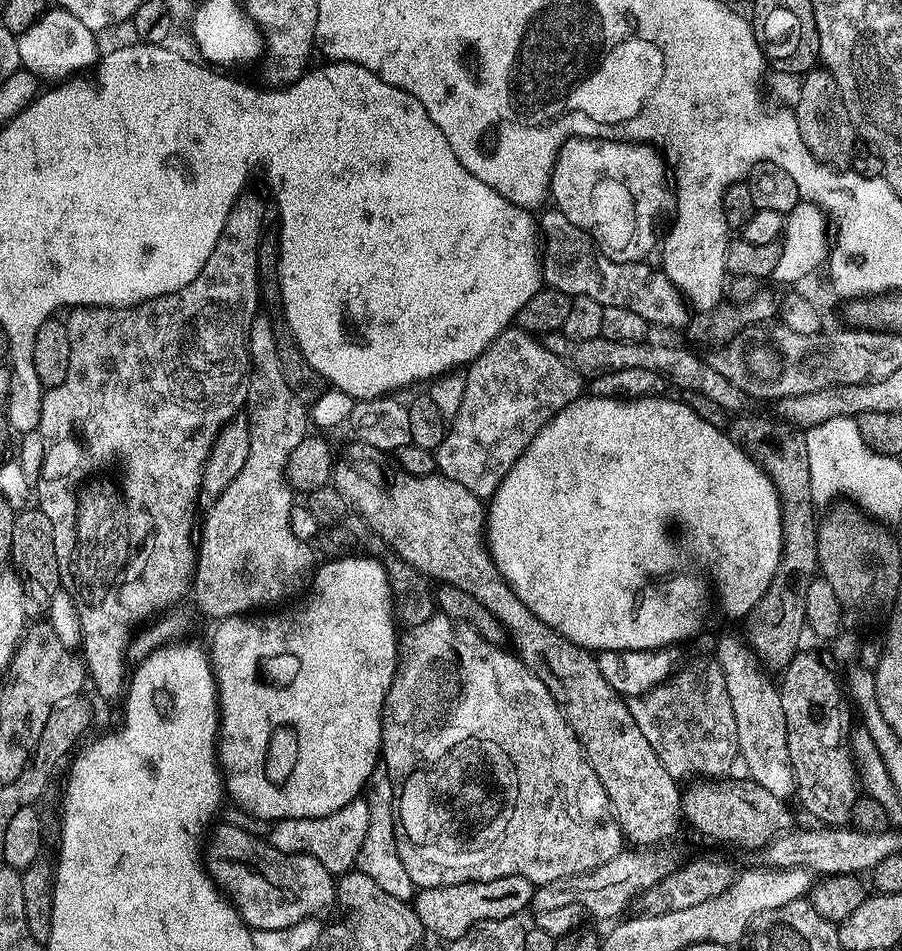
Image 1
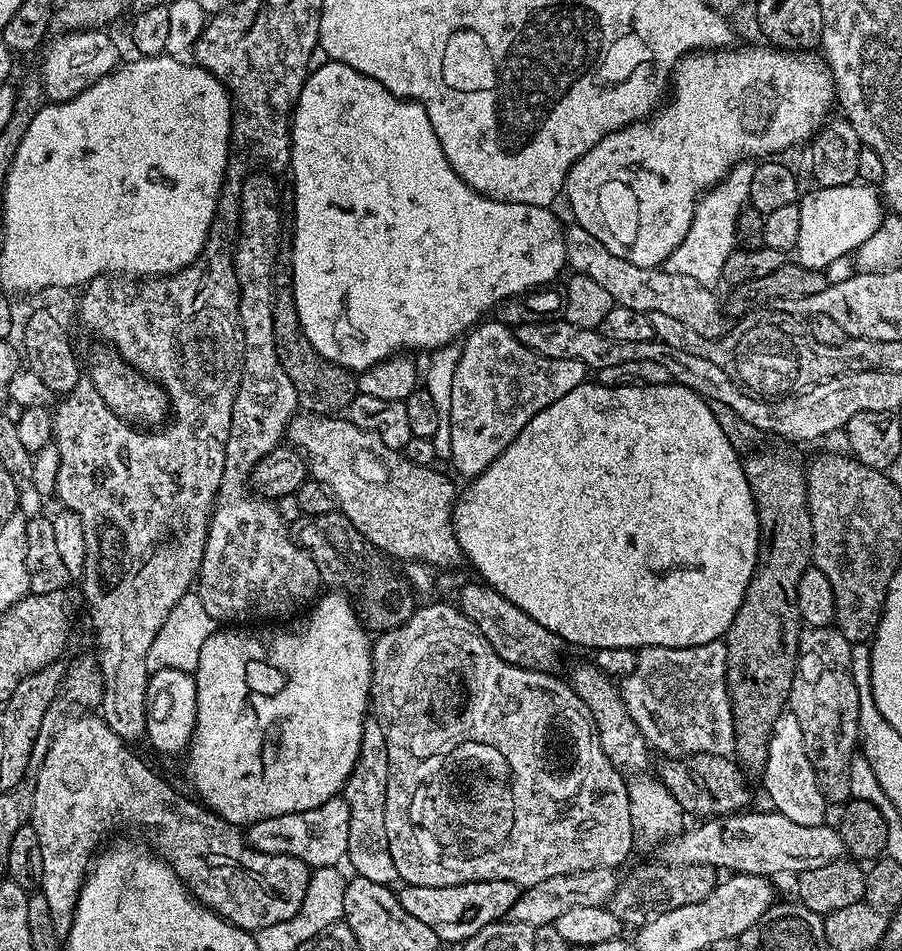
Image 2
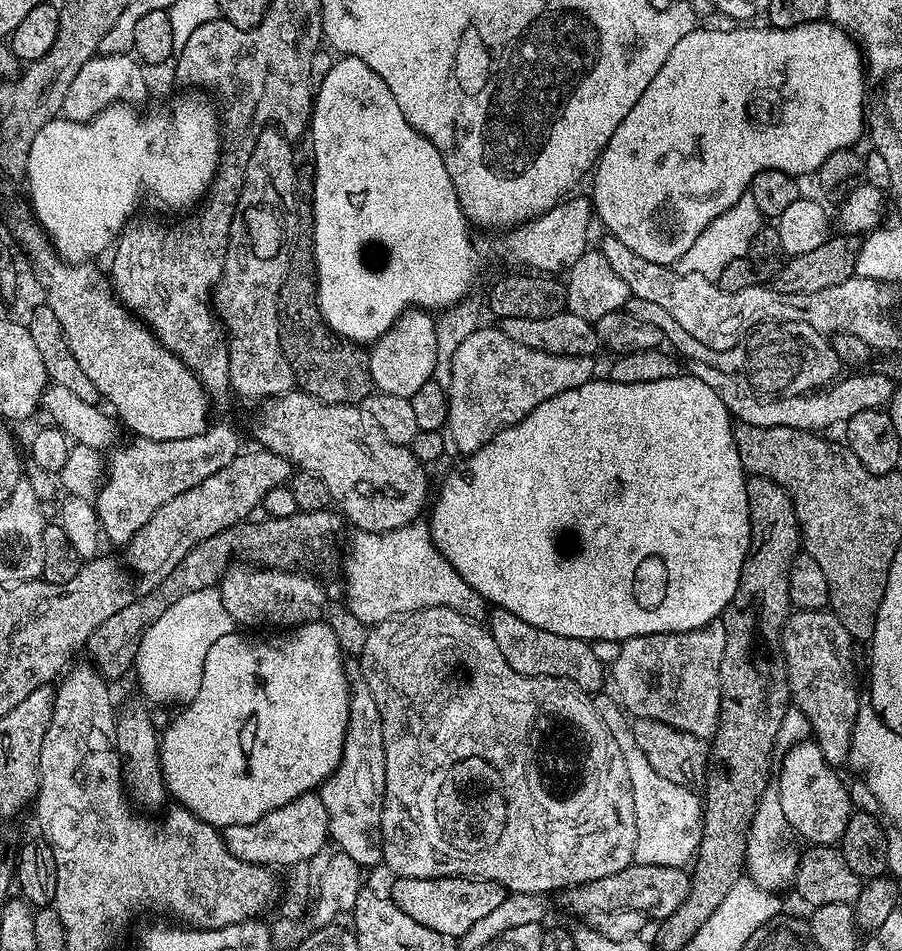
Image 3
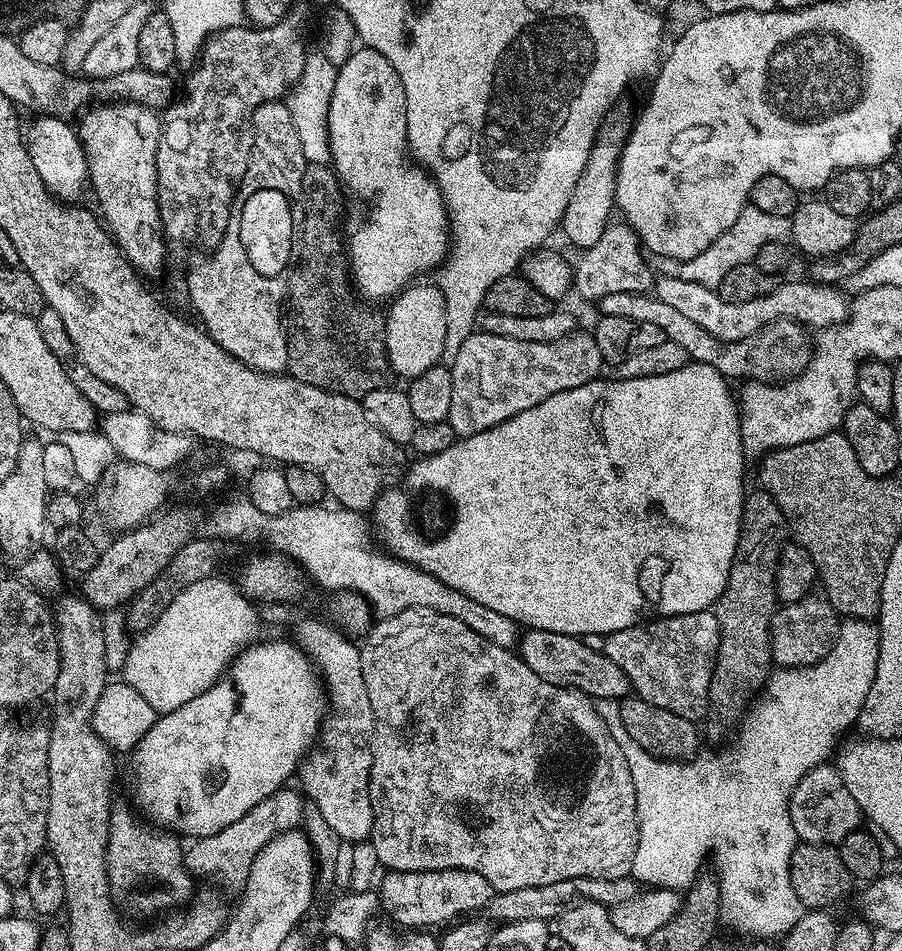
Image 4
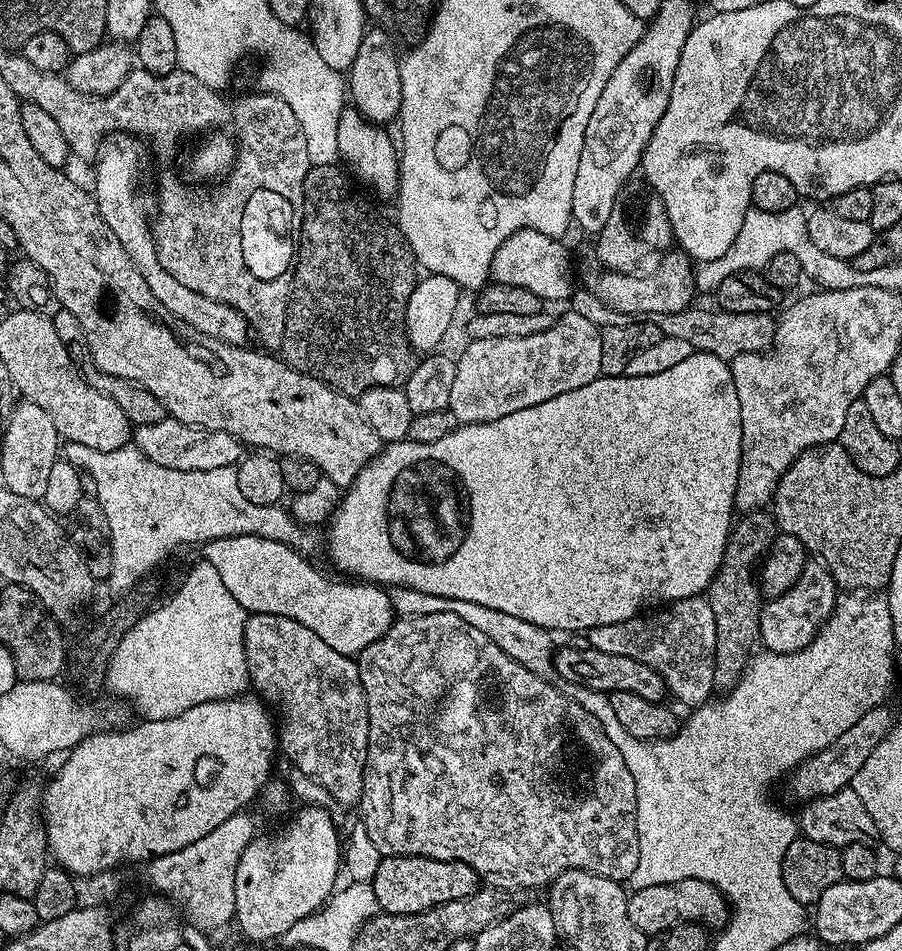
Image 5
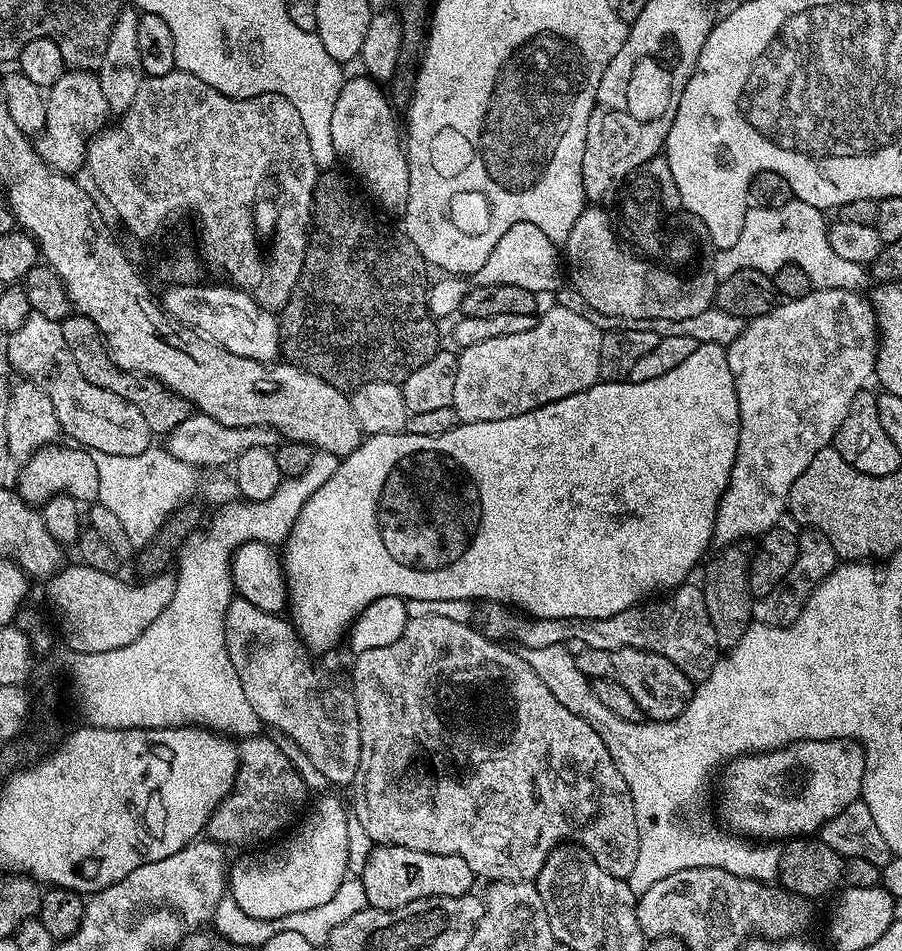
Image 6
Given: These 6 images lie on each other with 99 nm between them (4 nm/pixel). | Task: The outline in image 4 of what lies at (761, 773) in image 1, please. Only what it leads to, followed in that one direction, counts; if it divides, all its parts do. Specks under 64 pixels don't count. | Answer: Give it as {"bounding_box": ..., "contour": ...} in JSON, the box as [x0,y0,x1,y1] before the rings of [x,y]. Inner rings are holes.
{"bounding_box":[788,762,862,846],"contour":[[[821,762],[817,768],[803,776],[798,786],[794,786],[788,805],[797,841],[839,846],[846,838],[846,834],[861,827],[862,813],[858,802],[854,802],[854,794],[850,794],[847,779],[830,765],[831,763]]]}

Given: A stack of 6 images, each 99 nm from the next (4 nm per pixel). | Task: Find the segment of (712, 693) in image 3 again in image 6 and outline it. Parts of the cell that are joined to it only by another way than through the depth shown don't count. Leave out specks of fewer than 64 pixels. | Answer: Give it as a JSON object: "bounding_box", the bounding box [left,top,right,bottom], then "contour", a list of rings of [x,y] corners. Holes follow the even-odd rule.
{"bounding_box":[482,582,722,682],"contour":[[[692,582],[671,589],[663,598],[635,604],[633,608],[622,610],[622,614],[614,614],[610,618],[521,618],[502,604],[488,602],[483,608],[482,631],[497,642],[517,640],[524,648],[537,648],[565,644],[570,638],[579,638],[594,650],[637,648],[670,658],[670,662],[674,662],[674,666],[678,666],[678,670],[682,670],[682,674],[693,682],[705,680],[722,655],[714,622],[710,622],[710,614],[706,610],[703,587],[696,585],[695,588]]]}

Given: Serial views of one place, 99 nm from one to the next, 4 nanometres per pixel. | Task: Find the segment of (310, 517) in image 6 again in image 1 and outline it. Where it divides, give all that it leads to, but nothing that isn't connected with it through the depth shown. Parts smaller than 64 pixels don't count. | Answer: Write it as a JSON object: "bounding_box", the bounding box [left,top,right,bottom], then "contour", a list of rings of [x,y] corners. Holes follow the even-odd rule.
{"bounding_box":[486,394,782,654],"contour":[[[581,394],[574,402],[554,413],[542,430],[538,430],[530,446],[526,446],[514,466],[510,466],[506,478],[502,478],[498,490],[486,504],[488,553],[492,555],[492,561],[504,581],[539,620],[546,622],[546,626],[579,648],[587,648],[596,654],[671,649],[671,644],[691,638],[700,619],[711,610],[715,596],[720,599],[721,610],[730,619],[743,621],[752,613],[762,594],[766,594],[766,586],[770,586],[778,570],[782,554],[782,518],[780,500],[768,476],[728,437],[727,431],[698,418],[695,410],[683,399],[671,400],[670,396],[617,398]]]}

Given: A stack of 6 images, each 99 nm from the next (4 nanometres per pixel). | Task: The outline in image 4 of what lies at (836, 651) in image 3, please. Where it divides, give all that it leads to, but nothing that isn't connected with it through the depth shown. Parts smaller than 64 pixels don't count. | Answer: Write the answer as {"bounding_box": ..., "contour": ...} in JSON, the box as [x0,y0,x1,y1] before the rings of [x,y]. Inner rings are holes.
{"bounding_box":[772,594,841,668],"contour":[[[809,594],[798,602],[780,604],[772,619],[773,661],[782,668],[807,668],[824,660],[834,646],[841,623],[832,603],[820,594]]]}

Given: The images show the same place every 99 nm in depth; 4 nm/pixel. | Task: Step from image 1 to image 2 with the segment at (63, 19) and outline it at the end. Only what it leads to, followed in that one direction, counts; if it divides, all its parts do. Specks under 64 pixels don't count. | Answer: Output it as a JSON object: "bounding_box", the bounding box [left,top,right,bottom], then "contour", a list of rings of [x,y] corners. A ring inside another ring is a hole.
{"bounding_box":[42,30,122,104],"contour":[[[104,30],[65,32],[57,35],[57,40],[53,39],[43,49],[45,52],[42,83],[45,97],[49,101],[61,104],[78,94],[82,94],[91,84],[98,83],[121,63],[122,55],[120,56],[115,42],[106,33],[107,31]]]}

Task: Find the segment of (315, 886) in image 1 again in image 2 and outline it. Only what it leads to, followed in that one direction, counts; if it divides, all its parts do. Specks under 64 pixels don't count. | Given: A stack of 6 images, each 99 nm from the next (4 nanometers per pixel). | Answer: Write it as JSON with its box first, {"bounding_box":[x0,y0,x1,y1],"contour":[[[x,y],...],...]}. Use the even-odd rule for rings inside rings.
{"bounding_box":[30,714,310,934],"contour":[[[76,714],[60,725],[52,745],[39,761],[40,769],[32,784],[34,806],[30,823],[34,830],[38,830],[38,842],[42,845],[42,882],[39,891],[43,892],[50,906],[57,932],[67,934],[70,930],[76,899],[94,853],[101,847],[100,839],[107,832],[114,831],[119,824],[144,827],[148,835],[147,843],[176,871],[188,891],[211,912],[217,912],[234,926],[255,934],[263,927],[293,918],[306,896],[310,875],[308,865],[286,854],[262,854],[262,850],[254,850],[237,825],[226,822],[217,812],[205,808],[199,799],[191,795],[183,796],[154,769],[147,768],[128,748],[131,747],[118,738],[114,730],[110,730],[103,716]]]}

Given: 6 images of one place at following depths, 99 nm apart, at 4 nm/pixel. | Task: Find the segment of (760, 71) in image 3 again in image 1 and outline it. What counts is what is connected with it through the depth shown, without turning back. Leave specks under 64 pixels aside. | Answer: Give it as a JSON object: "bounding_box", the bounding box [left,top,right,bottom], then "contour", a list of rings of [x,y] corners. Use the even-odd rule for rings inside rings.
{"bounding_box":[550,136,674,264],"contour":[[[576,136],[556,155],[550,196],[556,199],[559,212],[592,237],[603,256],[614,262],[639,264],[657,251],[656,227],[664,211],[674,204],[664,164],[665,157],[647,142]]]}

